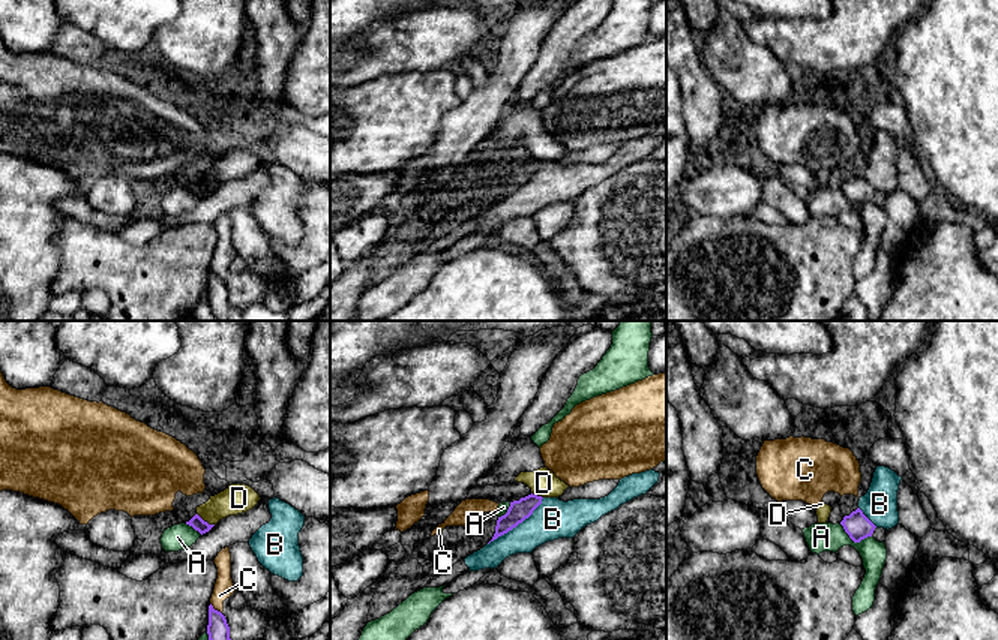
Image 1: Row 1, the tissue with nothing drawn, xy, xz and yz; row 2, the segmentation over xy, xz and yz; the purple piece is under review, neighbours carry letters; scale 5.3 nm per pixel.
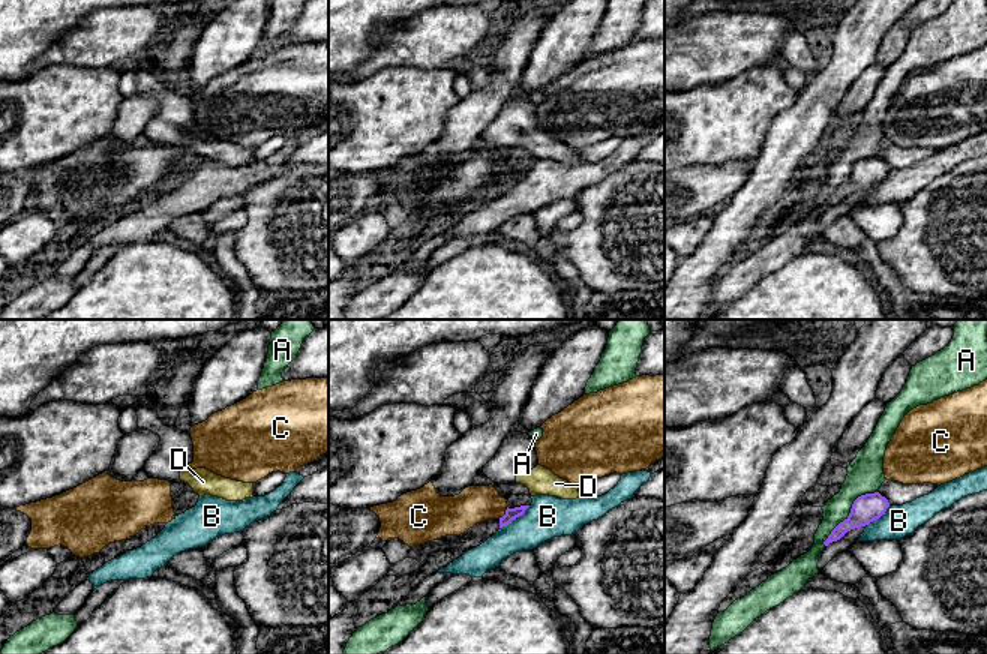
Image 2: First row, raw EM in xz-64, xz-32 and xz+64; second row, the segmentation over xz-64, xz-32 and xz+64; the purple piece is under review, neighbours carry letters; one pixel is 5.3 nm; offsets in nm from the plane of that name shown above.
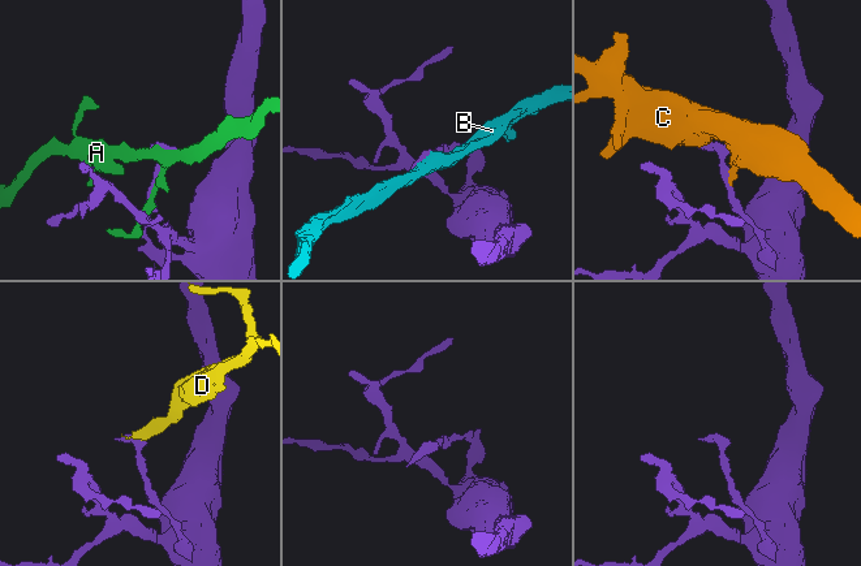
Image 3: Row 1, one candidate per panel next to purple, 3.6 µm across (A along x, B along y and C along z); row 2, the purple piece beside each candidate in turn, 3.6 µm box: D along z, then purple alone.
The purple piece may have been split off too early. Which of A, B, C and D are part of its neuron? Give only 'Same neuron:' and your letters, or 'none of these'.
Same neuron: none of these

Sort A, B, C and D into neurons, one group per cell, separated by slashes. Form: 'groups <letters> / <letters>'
groups A / B / C / D

